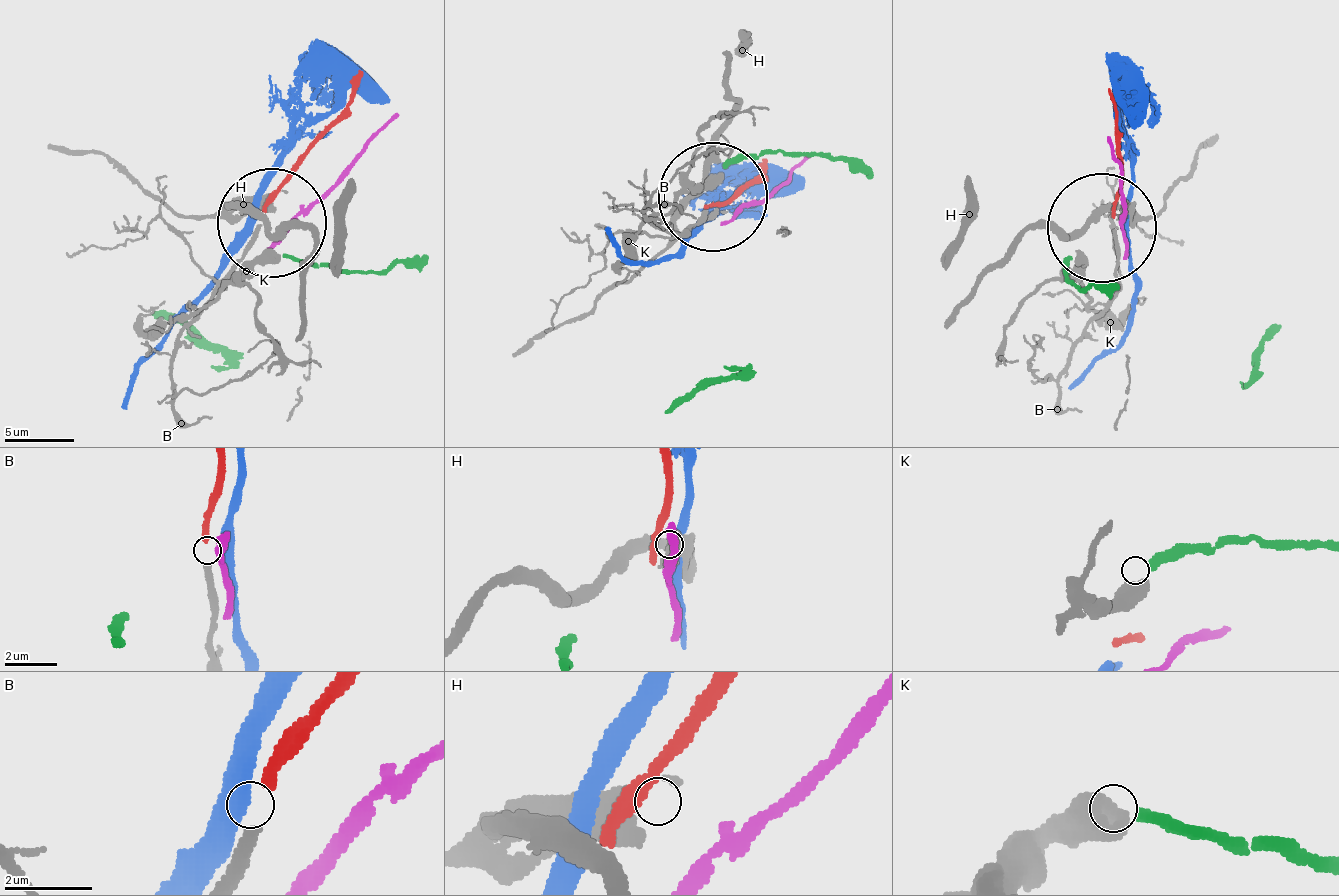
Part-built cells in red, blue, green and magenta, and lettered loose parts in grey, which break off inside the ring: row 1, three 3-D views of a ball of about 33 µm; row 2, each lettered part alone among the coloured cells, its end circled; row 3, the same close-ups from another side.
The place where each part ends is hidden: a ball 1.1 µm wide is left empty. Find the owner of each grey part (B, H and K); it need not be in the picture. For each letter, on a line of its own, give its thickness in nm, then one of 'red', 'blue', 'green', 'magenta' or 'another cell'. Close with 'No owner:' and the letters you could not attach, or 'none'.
B: calibre 280 nm; red
H: calibre 400 nm; another cell
K: calibre 750 nm; green
No owner: H

